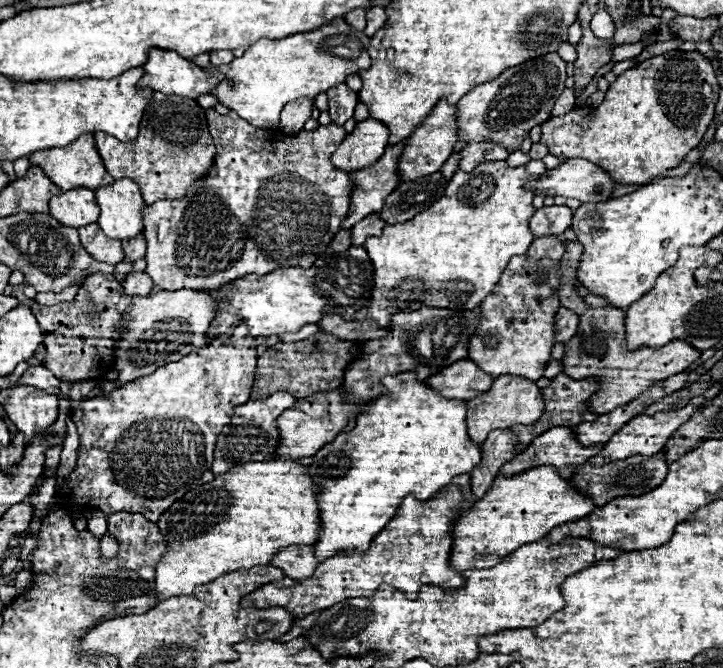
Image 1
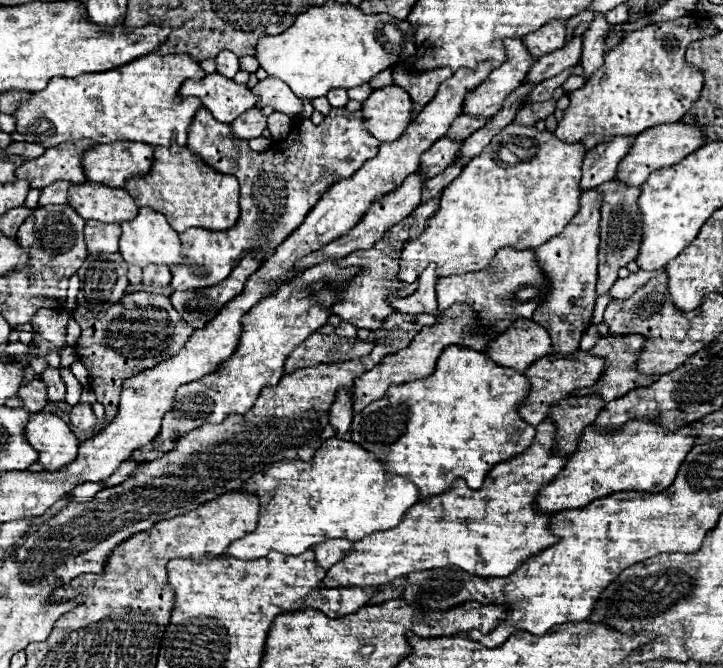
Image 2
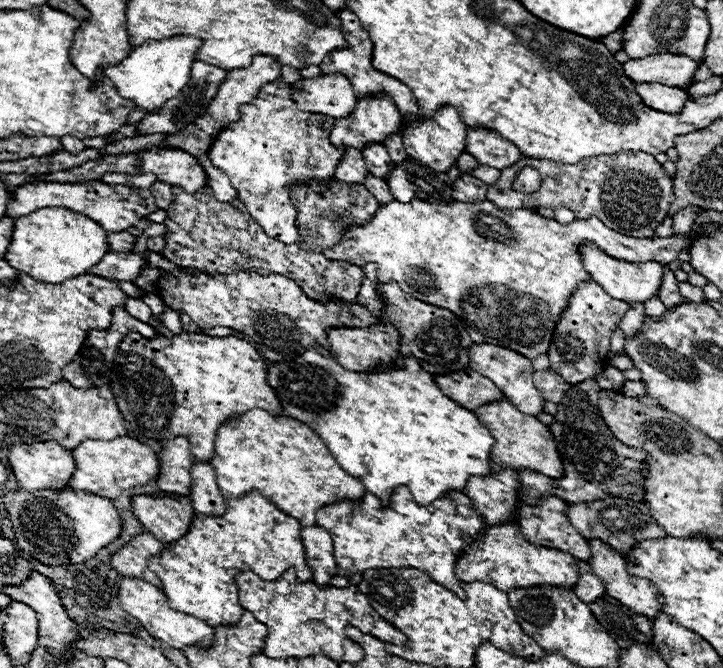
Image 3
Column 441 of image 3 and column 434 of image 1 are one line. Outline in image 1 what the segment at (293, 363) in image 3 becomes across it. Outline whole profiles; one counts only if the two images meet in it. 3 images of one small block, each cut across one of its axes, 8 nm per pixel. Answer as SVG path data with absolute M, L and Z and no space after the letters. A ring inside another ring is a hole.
M414 372L384 376L382 384L390 390L390 394L378 396L366 412L358 414L352 432L340 432L334 442L326 444L318 454L312 456L310 476L318 486L322 520L322 534L316 542L316 556L320 560L326 560L346 548L366 550L370 546L370 540L394 518L400 502L408 494L414 494L418 500L430 500L442 490L442 486L450 484L454 476L468 474L482 460L480 446L470 440L466 430L468 406L464 400L444 398L426 382L418 380Z

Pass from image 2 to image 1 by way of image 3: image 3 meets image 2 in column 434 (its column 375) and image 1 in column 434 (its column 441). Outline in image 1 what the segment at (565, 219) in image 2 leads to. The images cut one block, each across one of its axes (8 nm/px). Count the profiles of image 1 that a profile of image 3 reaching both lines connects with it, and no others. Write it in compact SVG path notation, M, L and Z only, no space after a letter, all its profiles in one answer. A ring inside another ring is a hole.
M506 160L482 162L470 172L458 170L448 184L442 200L430 206L426 212L414 216L414 220L406 224L390 226L386 224L382 236L374 236L366 240L364 248L374 264L374 294L366 308L358 310L354 320L376 320L378 326L390 324L390 314L394 312L410 312L422 306L428 308L474 308L484 302L484 298L492 292L494 284L500 280L508 260L512 256L522 256L534 234L530 232L530 218L534 216L532 198L534 192L526 192L524 184L530 180L538 180L526 172L524 166L510 168Z

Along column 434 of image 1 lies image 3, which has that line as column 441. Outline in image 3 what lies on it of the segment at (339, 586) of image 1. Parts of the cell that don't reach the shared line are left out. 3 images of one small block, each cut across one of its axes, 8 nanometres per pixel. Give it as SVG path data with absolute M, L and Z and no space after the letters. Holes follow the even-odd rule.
M404 486L392 492L388 506L382 506L380 498L370 492L360 500L342 500L322 506L316 512L316 526L330 532L334 538L334 560L340 576L350 576L368 568L418 568L462 600L466 600L466 592L454 576L454 564L458 552L468 548L486 528L484 520L480 520L472 502L462 492L446 492L430 506L418 506Z

